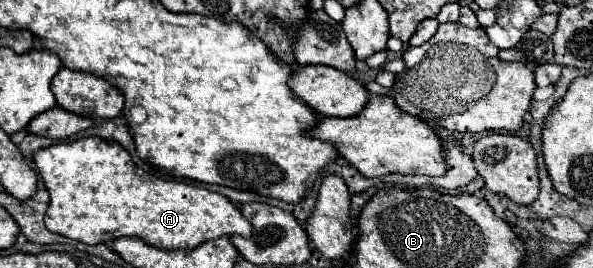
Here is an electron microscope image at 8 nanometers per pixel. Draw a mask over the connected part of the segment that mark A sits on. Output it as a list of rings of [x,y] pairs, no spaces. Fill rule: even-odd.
[[[97,136],[77,138],[37,150],[33,160],[51,196],[45,226],[83,244],[137,236],[157,248],[175,250],[195,248],[219,236],[253,234],[251,222],[243,218],[241,210],[229,198],[201,186],[173,182],[145,172],[115,140]]]

